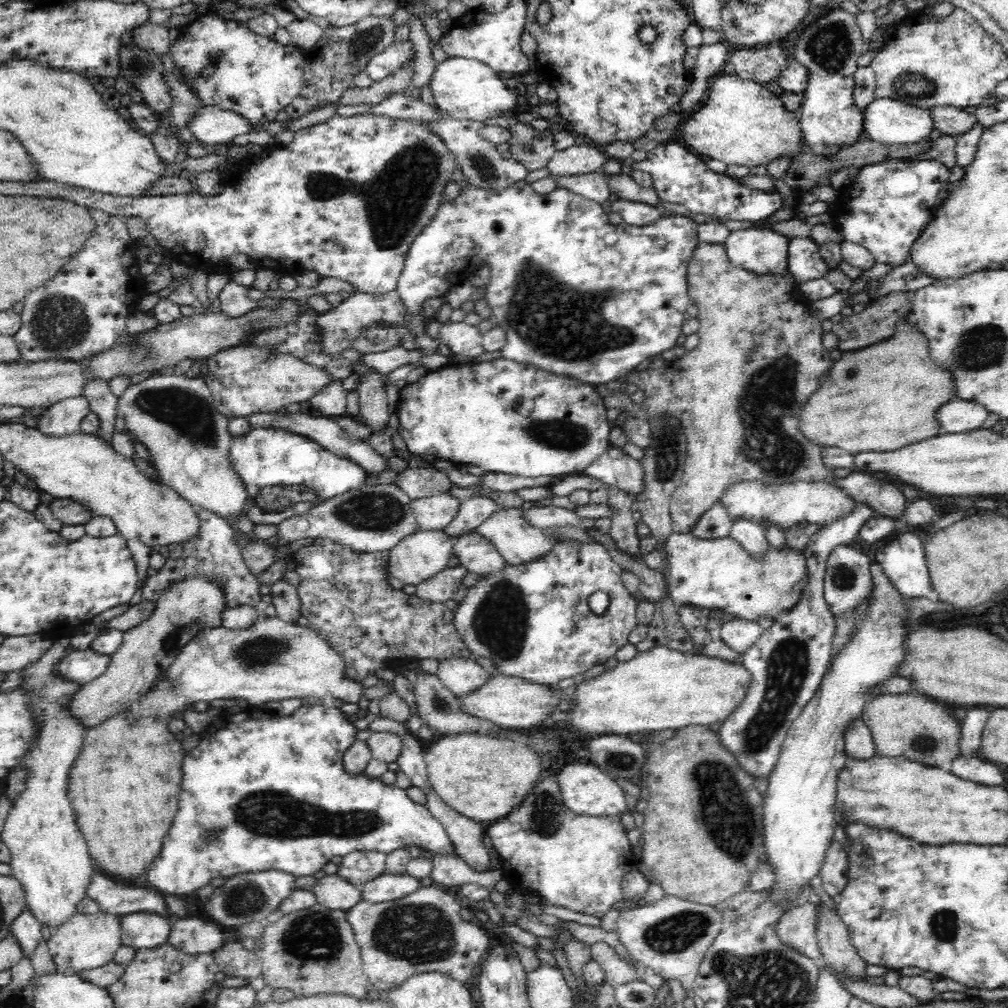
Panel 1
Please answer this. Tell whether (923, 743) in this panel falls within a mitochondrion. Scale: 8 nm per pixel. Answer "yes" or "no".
yes

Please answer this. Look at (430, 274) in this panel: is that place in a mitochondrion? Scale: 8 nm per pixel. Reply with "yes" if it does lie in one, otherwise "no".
no

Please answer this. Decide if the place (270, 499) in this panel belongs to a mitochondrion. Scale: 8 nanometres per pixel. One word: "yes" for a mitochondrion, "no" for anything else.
yes

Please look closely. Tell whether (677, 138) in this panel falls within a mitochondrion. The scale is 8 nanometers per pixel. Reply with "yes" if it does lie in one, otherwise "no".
no

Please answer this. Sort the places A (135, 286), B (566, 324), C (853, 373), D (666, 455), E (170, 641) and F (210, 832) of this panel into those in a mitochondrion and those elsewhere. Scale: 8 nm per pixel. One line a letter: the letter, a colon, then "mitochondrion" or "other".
A: other
B: mitochondrion
C: mitochondrion
D: mitochondrion
E: mitochondrion
F: mitochondrion

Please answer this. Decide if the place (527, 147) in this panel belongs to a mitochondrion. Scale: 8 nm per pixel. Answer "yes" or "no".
yes

